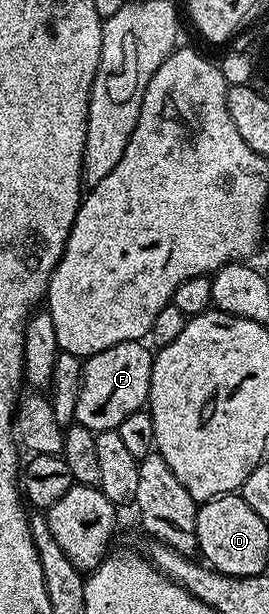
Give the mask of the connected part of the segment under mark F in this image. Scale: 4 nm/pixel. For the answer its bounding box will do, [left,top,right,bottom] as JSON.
[75,340,154,432]

